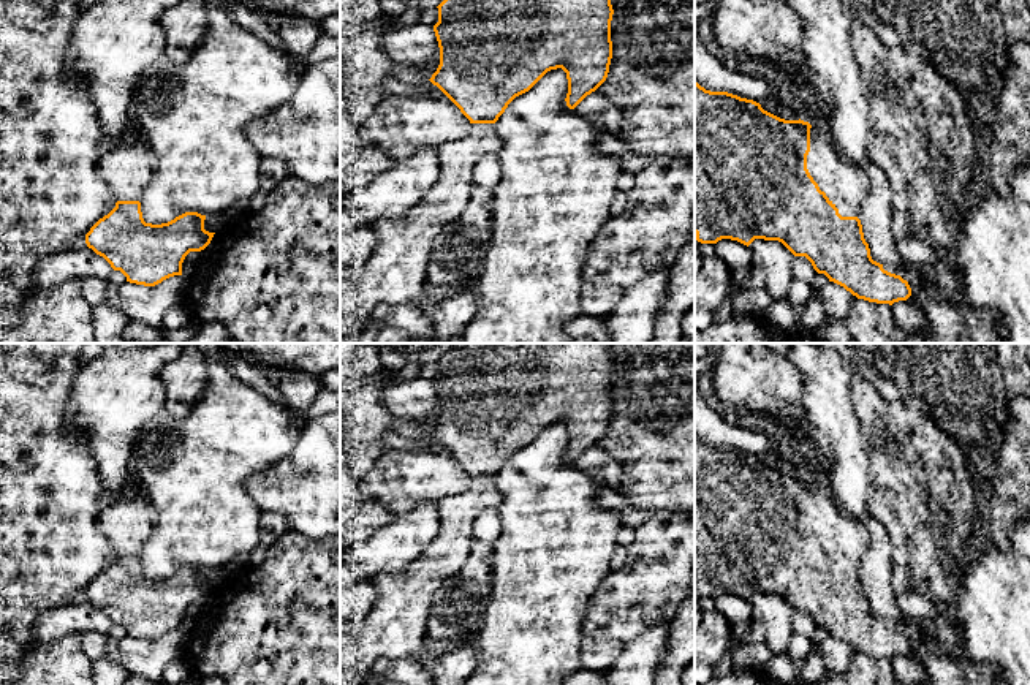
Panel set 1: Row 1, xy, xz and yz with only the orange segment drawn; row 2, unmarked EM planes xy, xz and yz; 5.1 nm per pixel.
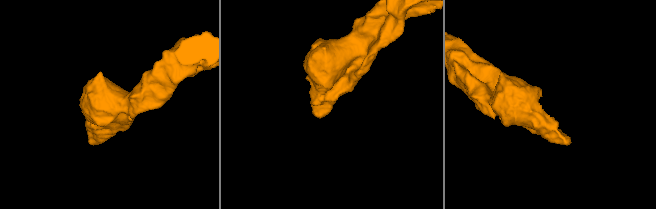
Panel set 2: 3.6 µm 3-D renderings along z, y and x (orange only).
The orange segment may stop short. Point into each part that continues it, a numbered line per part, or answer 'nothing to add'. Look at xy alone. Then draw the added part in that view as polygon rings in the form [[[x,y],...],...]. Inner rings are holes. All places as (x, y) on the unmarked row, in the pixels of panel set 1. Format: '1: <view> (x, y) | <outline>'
1: xy (127, 522) | [[[138,486],[101,506],[97,527],[117,555],[139,555],[158,520],[158,513]]]

